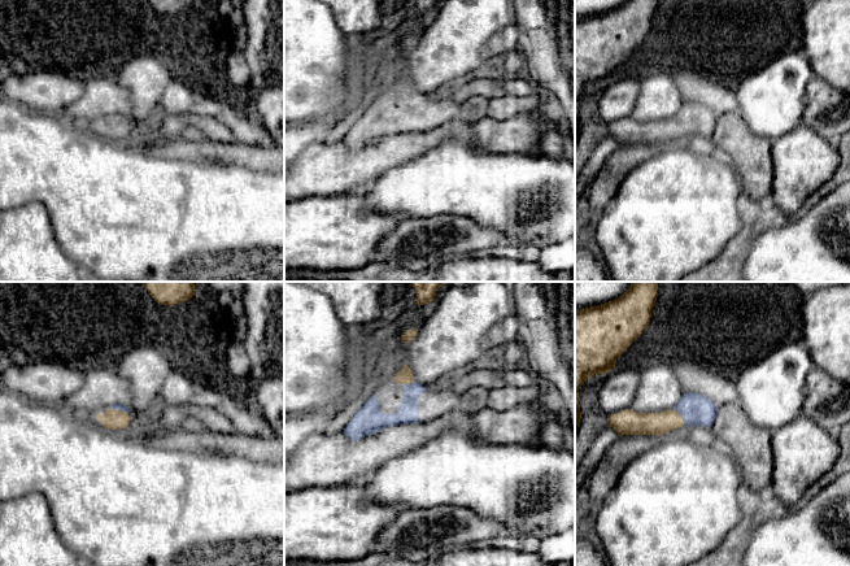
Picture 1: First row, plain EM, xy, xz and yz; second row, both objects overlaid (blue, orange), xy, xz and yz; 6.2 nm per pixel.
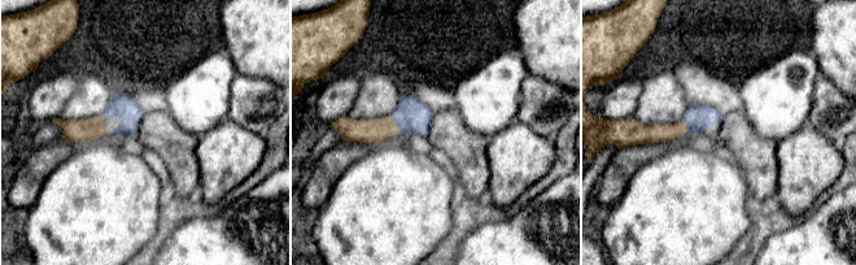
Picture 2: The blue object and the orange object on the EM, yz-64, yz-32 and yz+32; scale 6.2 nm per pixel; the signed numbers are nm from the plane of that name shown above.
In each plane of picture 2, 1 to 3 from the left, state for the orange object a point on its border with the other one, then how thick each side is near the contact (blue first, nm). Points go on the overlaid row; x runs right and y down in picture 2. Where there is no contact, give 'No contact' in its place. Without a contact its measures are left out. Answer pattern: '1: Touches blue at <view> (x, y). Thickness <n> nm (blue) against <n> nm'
1: No contact
2: Touches blue at yz-32 (393, 120). Thickness 220 nm (blue) against 140 nm
3: Touches blue at yz+32 (686, 125). Thickness 170 nm (blue) against 110 nm

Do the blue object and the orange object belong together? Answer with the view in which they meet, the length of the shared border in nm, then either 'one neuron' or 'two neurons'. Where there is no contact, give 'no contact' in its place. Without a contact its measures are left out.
xy | 100 nm | one neuron

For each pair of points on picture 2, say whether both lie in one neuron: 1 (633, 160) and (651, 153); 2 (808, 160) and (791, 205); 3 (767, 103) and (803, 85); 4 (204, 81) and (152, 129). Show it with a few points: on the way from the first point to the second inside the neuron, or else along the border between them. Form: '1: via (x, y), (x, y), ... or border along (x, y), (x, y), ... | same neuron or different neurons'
1: via (637, 156), (647, 153) | same neuron
2: via (806, 172), (796, 194) | same neuron
3: via (776, 99), (790, 85), (794, 85) | same neuron
4: border along (167, 108), (173, 120), (191, 134) | different neurons

